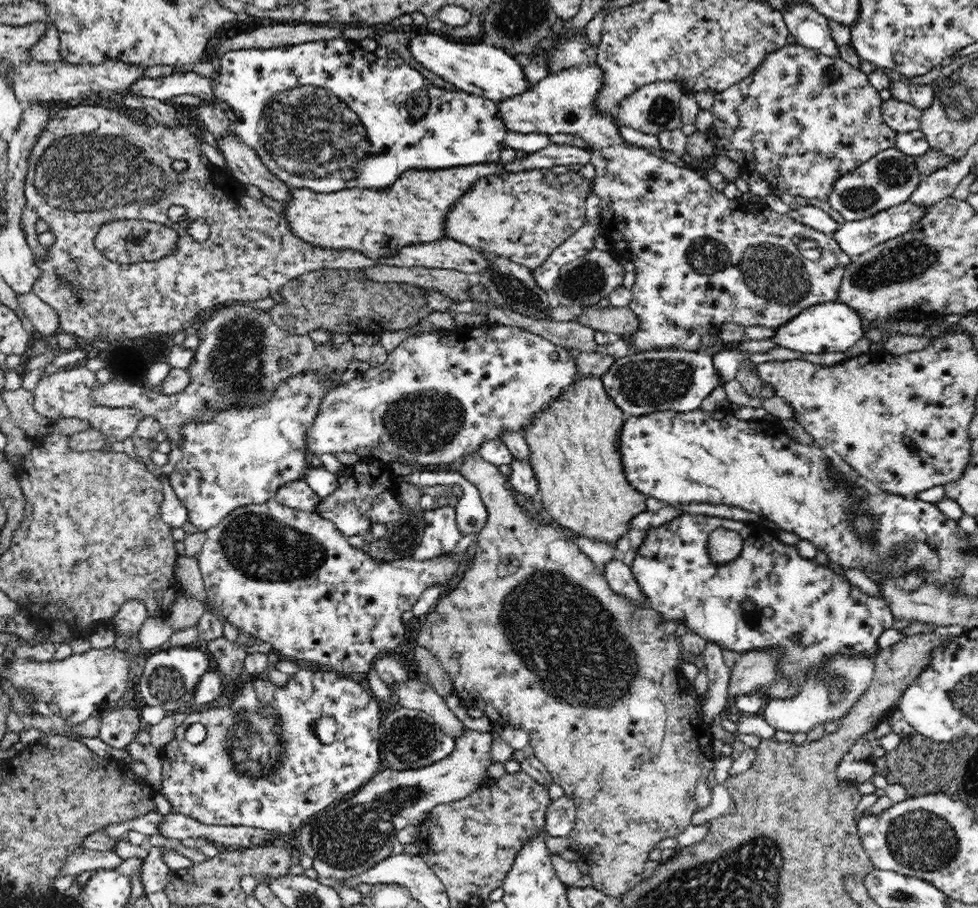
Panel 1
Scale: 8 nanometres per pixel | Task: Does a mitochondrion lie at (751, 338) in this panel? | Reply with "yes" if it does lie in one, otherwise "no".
no

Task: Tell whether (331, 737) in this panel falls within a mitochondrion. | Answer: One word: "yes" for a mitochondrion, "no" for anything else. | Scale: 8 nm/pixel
no

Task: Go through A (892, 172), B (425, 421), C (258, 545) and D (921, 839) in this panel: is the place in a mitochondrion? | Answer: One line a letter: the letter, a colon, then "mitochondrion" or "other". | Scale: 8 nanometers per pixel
A: mitochondrion
B: mitochondrion
C: mitochondrion
D: mitochondrion

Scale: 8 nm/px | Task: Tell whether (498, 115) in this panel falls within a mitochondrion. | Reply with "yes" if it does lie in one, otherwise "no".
no

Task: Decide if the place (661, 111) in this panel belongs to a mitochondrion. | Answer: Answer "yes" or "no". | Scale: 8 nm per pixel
yes

